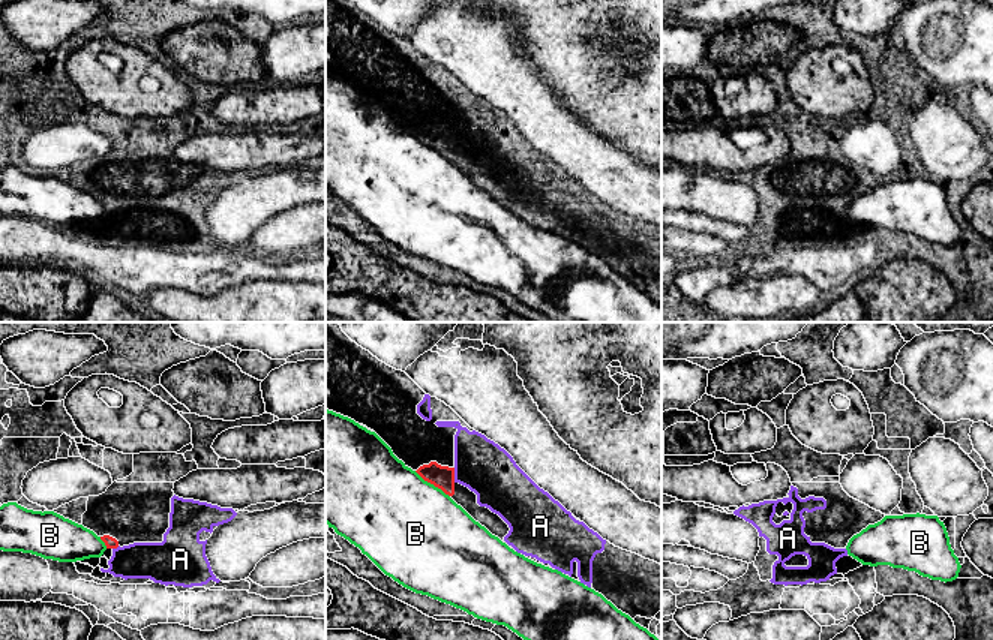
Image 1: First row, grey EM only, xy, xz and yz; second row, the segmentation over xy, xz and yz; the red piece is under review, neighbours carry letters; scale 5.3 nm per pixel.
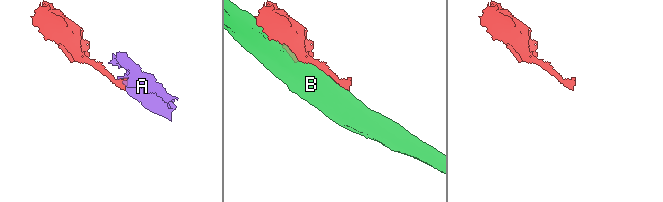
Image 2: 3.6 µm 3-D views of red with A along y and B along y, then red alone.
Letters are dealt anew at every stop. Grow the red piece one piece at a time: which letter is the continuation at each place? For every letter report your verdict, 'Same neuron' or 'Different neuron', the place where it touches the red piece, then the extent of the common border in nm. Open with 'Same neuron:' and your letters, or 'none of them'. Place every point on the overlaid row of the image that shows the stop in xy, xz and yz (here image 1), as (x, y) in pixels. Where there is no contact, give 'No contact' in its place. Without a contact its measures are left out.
Same neuron: A
A: Same neuron. Touches red at xz (453, 475). Shared border 80 nm
B: Different neuron. Touches red at xz (432, 483). Shared border 240 nm

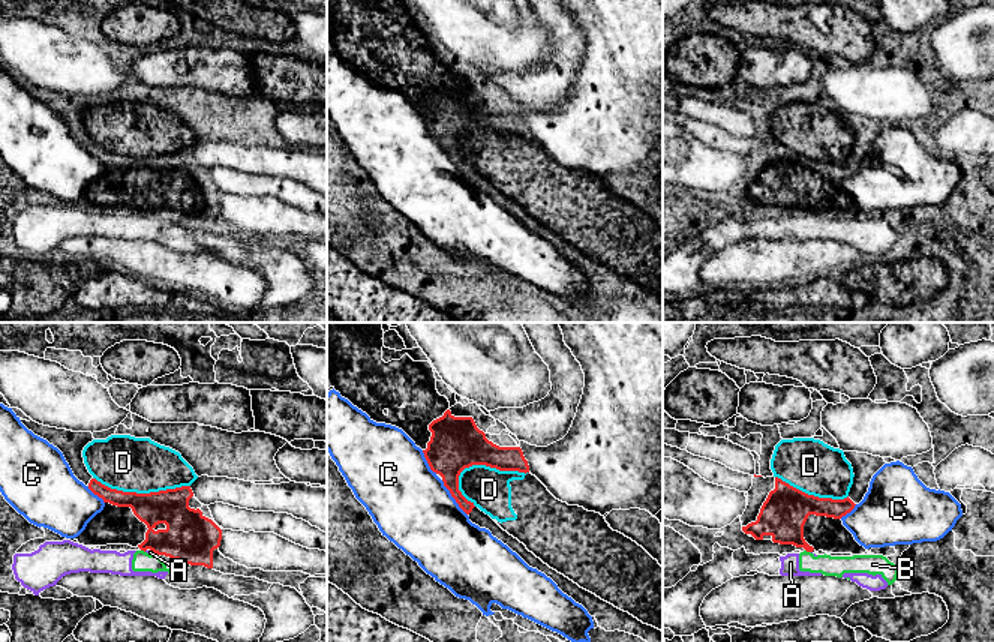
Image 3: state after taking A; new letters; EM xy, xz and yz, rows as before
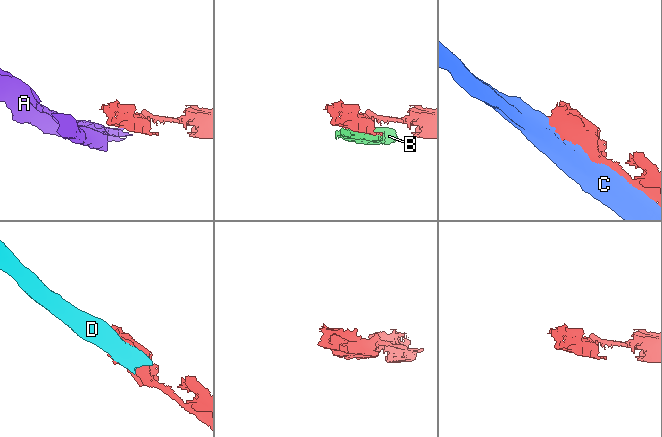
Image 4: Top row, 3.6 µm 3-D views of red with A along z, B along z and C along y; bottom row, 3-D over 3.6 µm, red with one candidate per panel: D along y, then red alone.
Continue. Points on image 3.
Same neuron: none of them
A: Different neuron. Touches red at xy (153, 551). Shared border 40 nm
B: Different neuron. Touches red at yz (808, 551). Shared border 40 nm
C: Different neuron. Touches red at xz (453, 497). Shared border 240 nm
D: Different neuron. Touches red at xz (485, 464). Shared border 380 nm

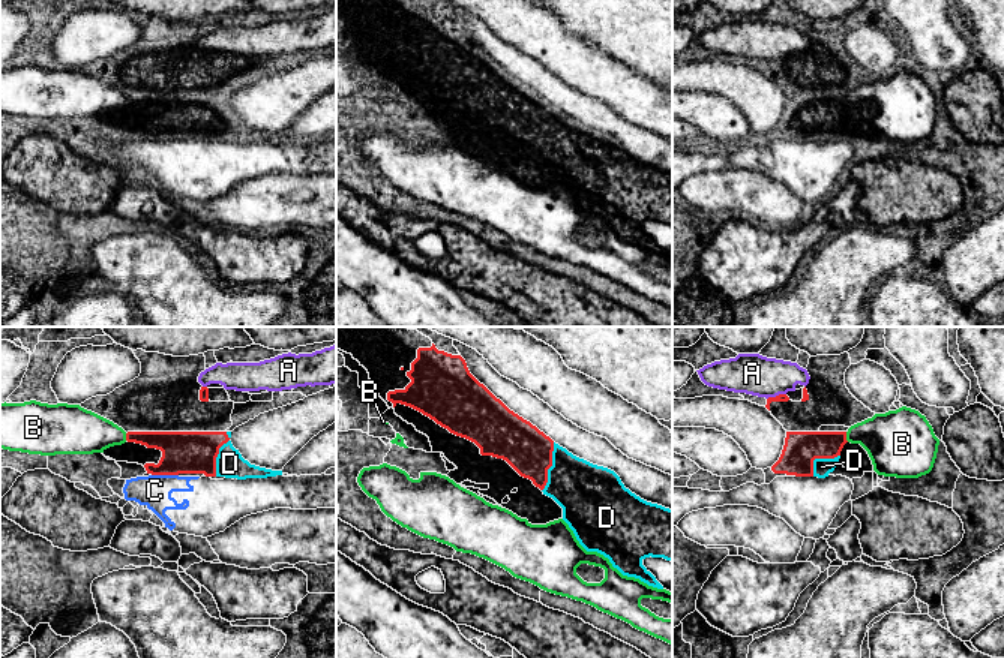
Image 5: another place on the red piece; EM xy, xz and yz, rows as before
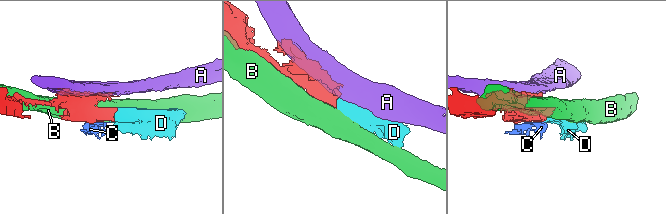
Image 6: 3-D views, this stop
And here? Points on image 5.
Same neuron: D
A: Different neuron. Touches red at yz (776, 396). Shared border 110 nm
B: Different neuron. Touches red at yz (845, 436). Shared border 60 nm
C: Different neuron. Touches red at xy (165, 474). Shared border 140 nm
D: Same neuron. Touches red at xz (550, 466). Shared border 280 nm

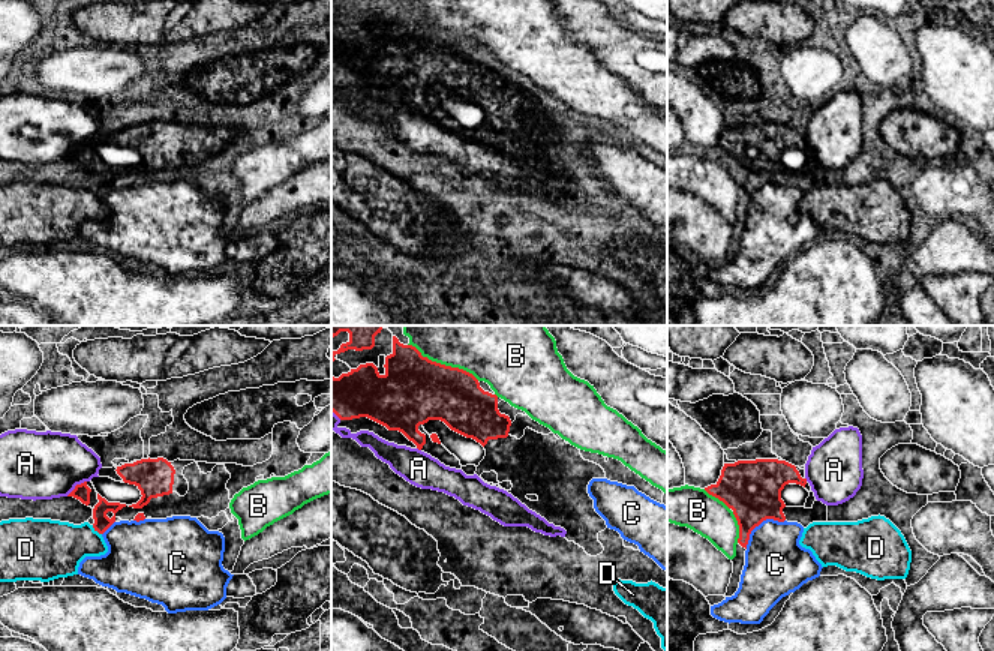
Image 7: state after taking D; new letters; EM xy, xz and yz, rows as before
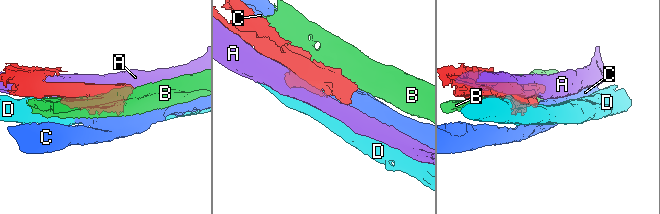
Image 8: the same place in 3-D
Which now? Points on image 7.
Same neuron: none of them
A: Different neuron. Touches red at xy (75, 486). Shared border 140 nm
B: Different neuron. Touches red at xz (444, 365). Shared border 440 nm
C: Different neuron. Touches red at yz (759, 524). Shared border 260 nm
D: Different neuron. Touches red at xy (96, 530). Shared border 80 nm

